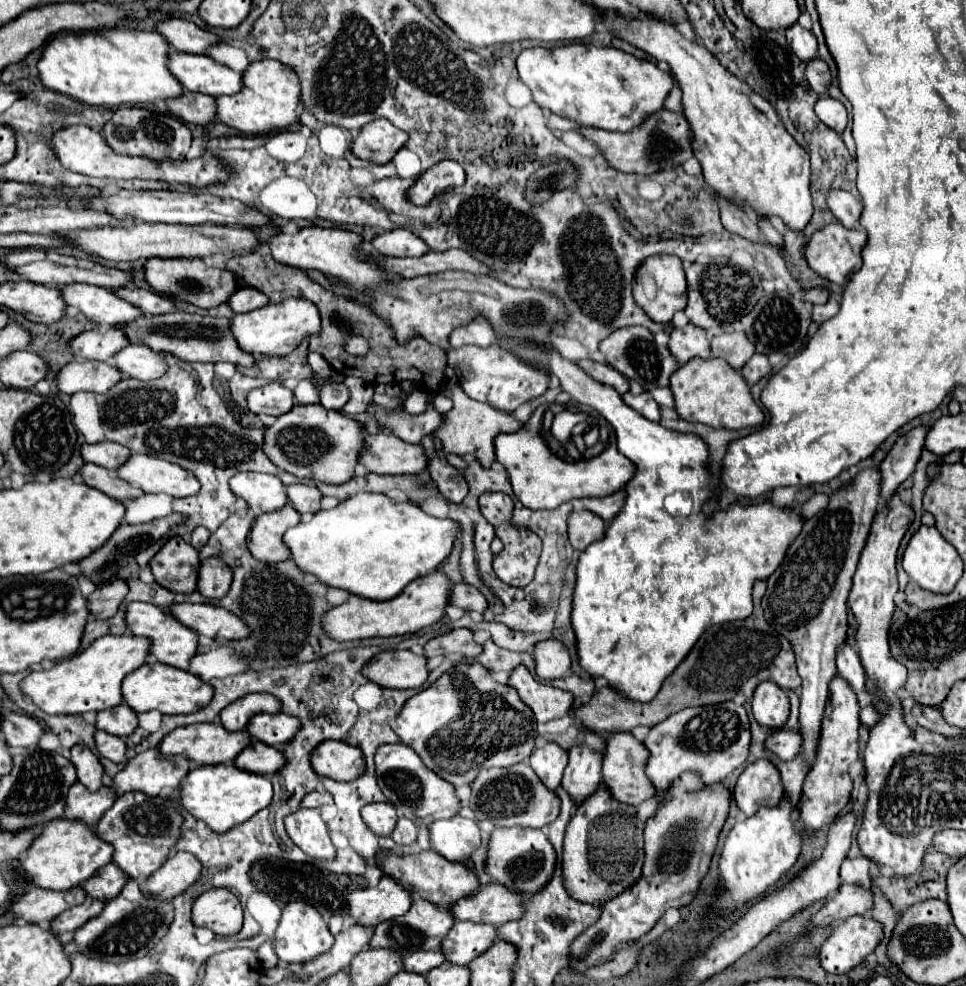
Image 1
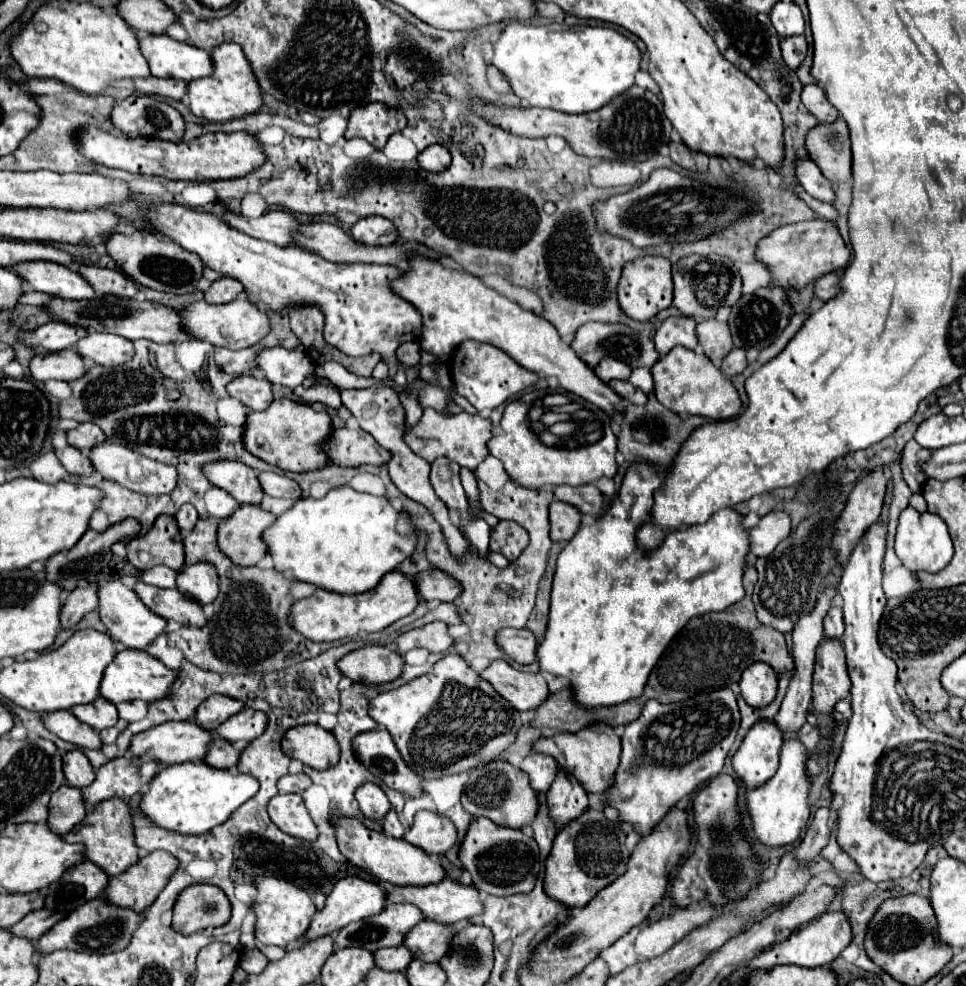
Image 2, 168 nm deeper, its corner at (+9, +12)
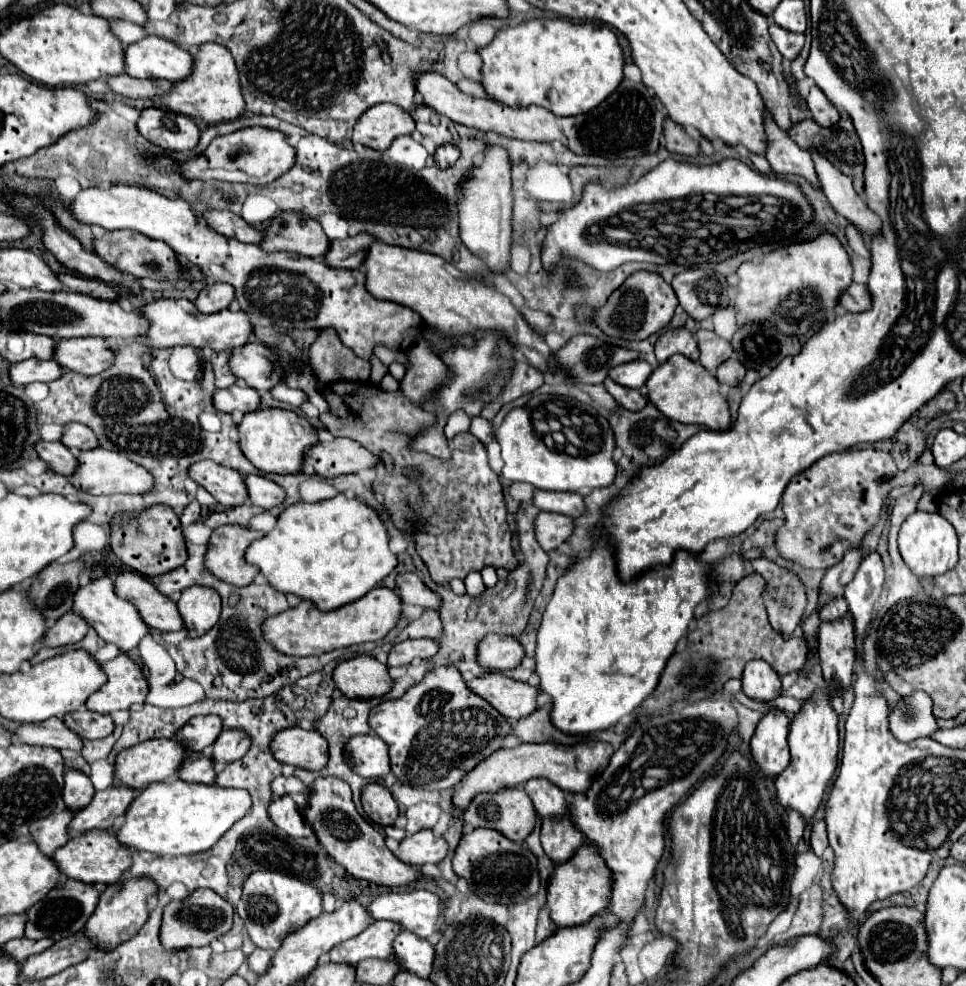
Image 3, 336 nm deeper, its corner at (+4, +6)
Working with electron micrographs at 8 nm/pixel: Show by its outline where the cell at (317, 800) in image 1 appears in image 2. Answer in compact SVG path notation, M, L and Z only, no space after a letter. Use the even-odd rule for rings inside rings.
M286 774L286 776L282 776L280 780L278 780L278 790L282 792L282 794L286 794L286 792L302 792L302 790L306 790L308 786L310 786L312 782L308 780L308 776L306 774Z

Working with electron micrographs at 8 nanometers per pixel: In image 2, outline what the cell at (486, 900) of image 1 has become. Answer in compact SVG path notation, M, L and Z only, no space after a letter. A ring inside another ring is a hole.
M450 878L428 886L394 886L386 894L386 898L394 904L414 904L426 920L434 920L440 924L456 924L460 920L468 920L470 916L482 914L482 900L478 896L478 890L474 886L462 886Z

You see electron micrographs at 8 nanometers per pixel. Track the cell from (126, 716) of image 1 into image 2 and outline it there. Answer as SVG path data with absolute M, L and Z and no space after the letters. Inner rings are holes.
M98 696L98 700L94 700L94 702L90 702L90 704L74 706L74 708L72 708L72 714L74 714L80 722L92 726L92 728L98 730L98 732L104 730L104 728L114 726L116 720L118 720L116 706L114 706L112 702L108 702L108 700L102 700L100 696Z

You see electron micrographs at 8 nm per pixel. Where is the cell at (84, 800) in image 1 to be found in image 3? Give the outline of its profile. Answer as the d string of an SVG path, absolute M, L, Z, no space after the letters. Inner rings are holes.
M63 808L31 824L31 836L47 856L53 856L53 852L59 846L67 844L71 820L73 820L73 812L69 808Z

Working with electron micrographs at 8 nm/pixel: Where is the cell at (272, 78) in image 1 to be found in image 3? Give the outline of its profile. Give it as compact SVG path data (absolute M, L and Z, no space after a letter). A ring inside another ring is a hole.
M201 44L199 54L195 56L195 70L191 78L177 82L171 94L161 98L161 104L177 114L203 120L207 124L219 124L239 118L245 112L245 98L241 92L239 70L233 54L219 44Z

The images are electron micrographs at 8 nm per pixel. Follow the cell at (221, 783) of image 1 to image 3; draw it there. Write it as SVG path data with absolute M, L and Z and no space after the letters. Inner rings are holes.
M181 778L173 782L155 782L141 792L125 814L125 824L117 830L119 840L135 850L147 850L161 856L195 854L209 850L239 818L251 808L247 790L221 788L217 784L193 784Z

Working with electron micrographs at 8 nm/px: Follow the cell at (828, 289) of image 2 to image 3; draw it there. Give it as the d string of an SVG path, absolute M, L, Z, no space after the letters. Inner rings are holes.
M853 282L841 292L837 304L843 306L847 312L863 312L869 308L869 302L871 302L871 296L869 296L867 286Z

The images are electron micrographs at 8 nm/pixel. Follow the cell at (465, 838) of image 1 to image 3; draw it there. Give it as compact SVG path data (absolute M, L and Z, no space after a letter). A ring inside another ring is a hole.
M425 828L401 840L395 850L395 856L407 864L423 866L427 862L439 864L447 856L447 852L449 852L449 844L445 842L445 838L435 836L431 828Z

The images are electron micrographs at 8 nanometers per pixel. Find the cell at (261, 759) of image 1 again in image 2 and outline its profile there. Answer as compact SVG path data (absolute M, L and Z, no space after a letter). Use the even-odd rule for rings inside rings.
M218 736L212 740L212 746L208 748L204 762L212 764L212 768L232 768L238 764L238 756L240 752L234 750L232 744L226 744L226 740Z

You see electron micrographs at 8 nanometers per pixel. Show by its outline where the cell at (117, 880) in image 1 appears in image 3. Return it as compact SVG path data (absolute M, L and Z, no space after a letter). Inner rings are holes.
M67 878L65 884L59 882L49 894L47 898L39 900L35 906L31 906L31 910L27 910L27 928L25 928L25 936L31 940L39 940L39 938L53 938L55 942L59 938L67 938L79 930L85 928L85 922L89 920L89 916L93 914L97 902L99 902L99 888L95 884L85 884L85 882L77 882L73 878Z

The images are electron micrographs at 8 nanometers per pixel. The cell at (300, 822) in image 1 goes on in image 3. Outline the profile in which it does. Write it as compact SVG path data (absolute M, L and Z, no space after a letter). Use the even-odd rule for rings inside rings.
M291 796L275 798L269 806L269 816L279 830L293 838L307 838L313 834L311 826L305 822L303 814L297 810L297 804L291 800Z

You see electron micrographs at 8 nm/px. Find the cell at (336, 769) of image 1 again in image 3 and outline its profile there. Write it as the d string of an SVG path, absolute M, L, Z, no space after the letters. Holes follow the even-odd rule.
M299 726L275 734L271 750L279 762L303 770L323 770L329 758L327 740L317 730L303 730Z

